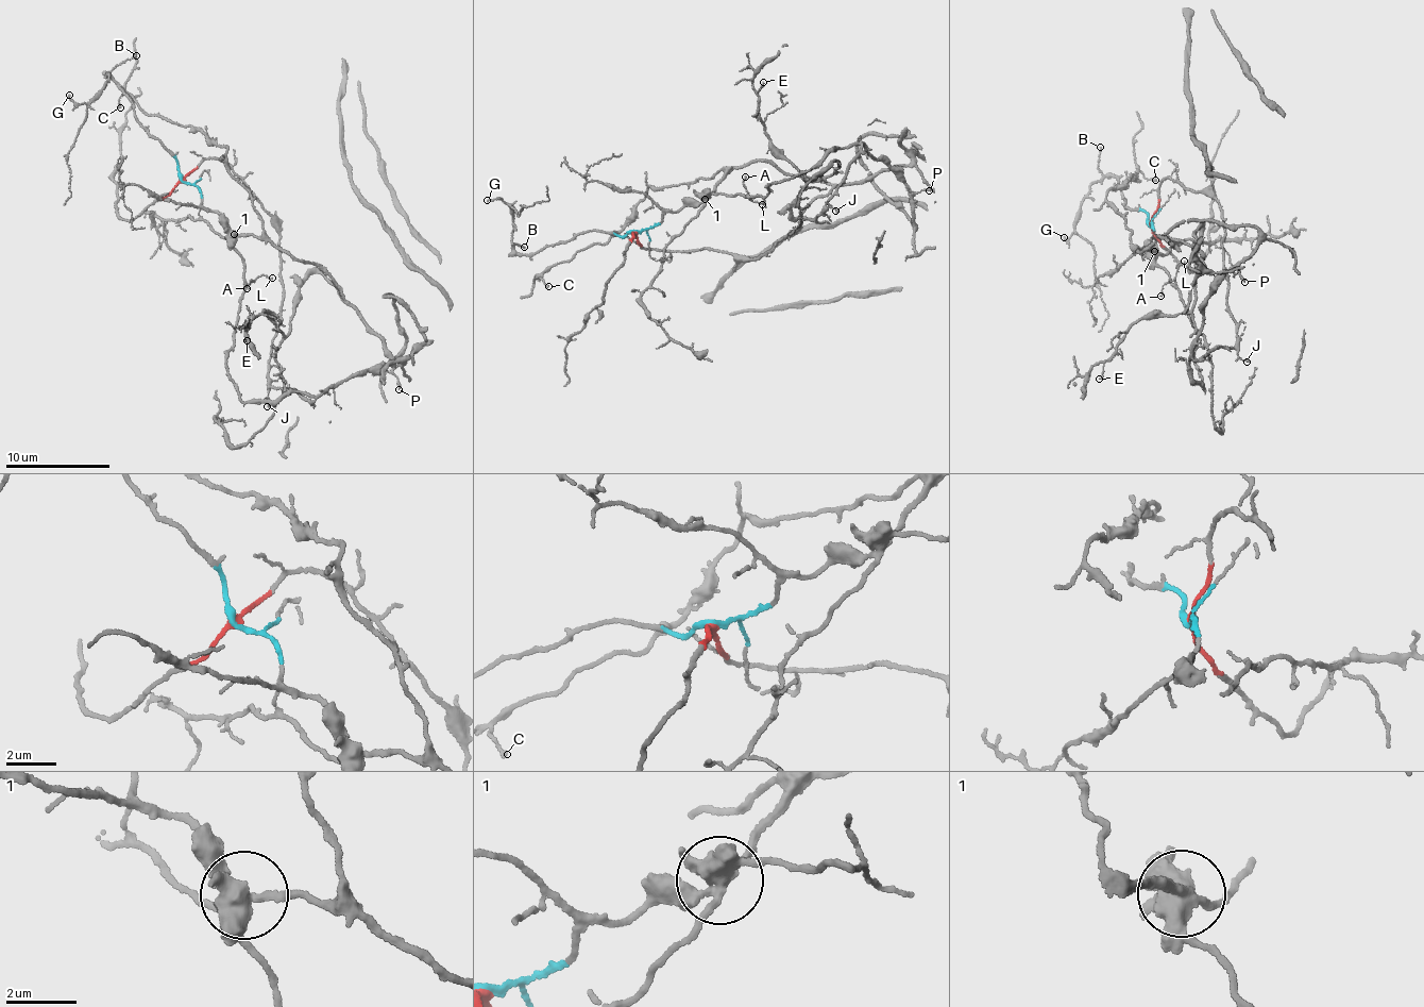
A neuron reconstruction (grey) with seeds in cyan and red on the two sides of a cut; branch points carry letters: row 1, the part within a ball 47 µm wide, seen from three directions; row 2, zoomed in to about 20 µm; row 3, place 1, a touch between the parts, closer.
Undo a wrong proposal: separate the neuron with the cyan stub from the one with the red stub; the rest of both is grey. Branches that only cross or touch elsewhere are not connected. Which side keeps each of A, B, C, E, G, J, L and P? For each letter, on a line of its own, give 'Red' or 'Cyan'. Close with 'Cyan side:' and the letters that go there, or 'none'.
A: Red
B: Cyan
C: Cyan
E: Cyan
G: Cyan
J: Red
L: Red
P: Red
Cyan side: B, C, E, G

